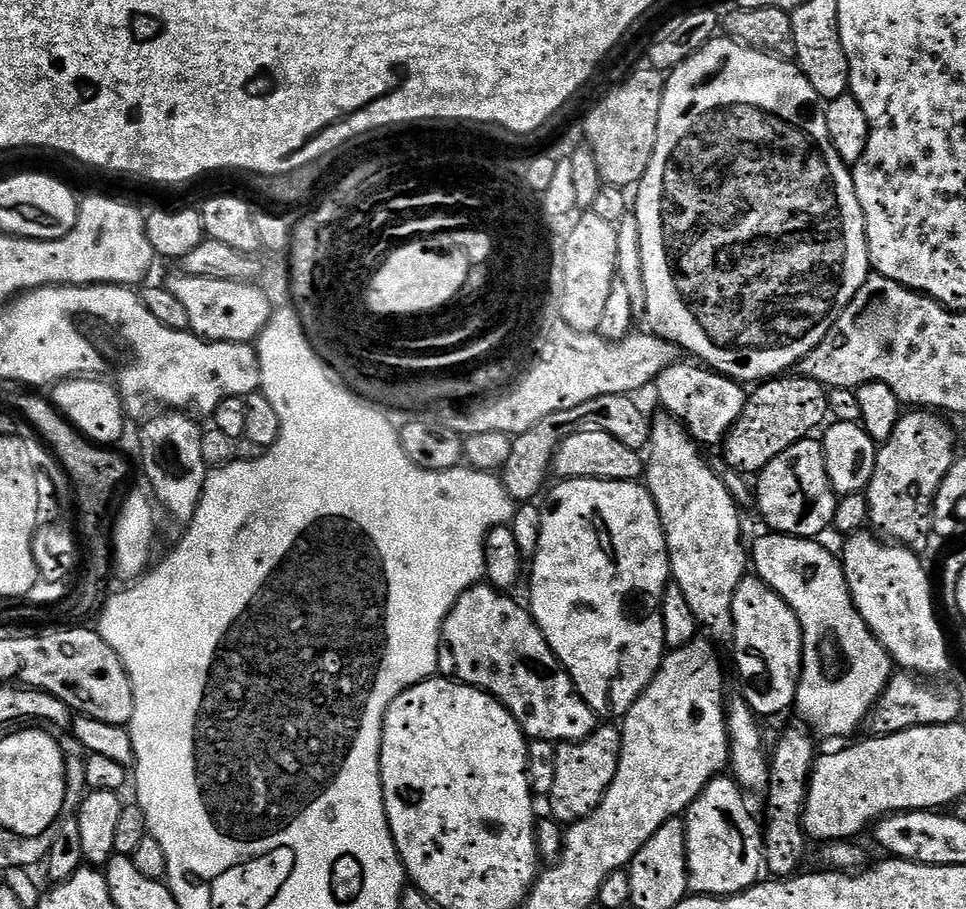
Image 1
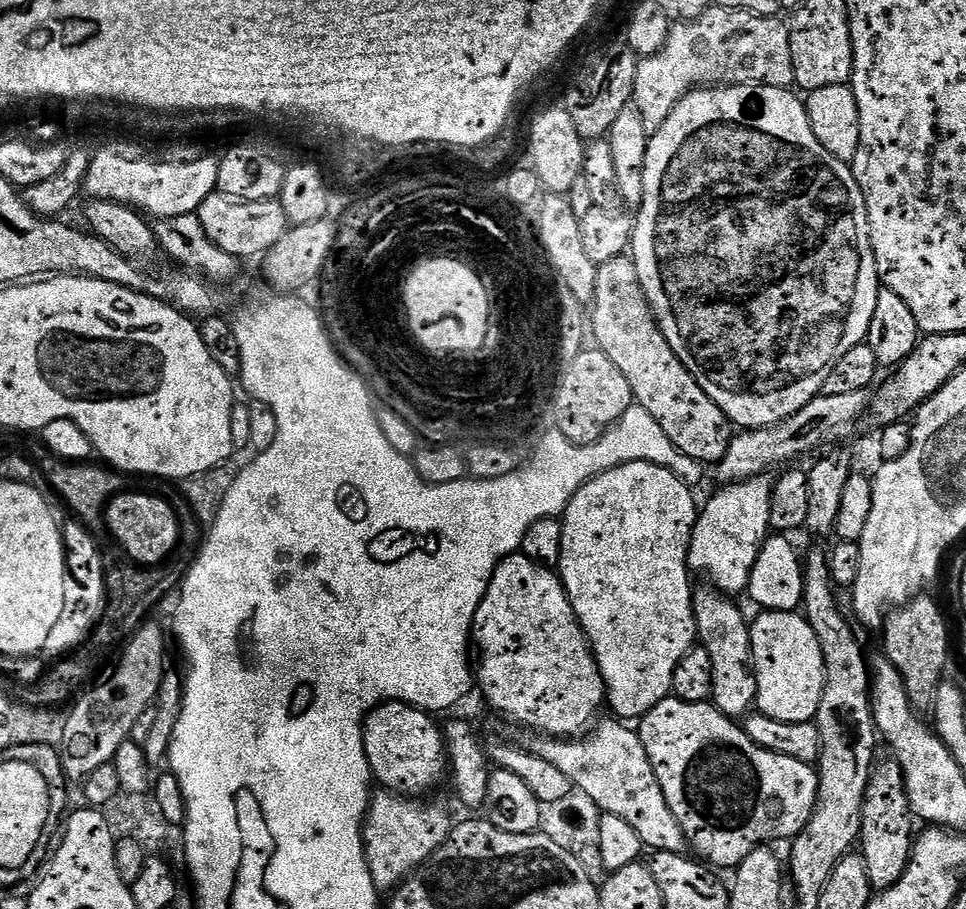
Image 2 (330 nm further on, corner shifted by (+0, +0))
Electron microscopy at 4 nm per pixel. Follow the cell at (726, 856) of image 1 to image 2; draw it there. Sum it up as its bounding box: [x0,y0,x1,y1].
[638,698,819,870]

